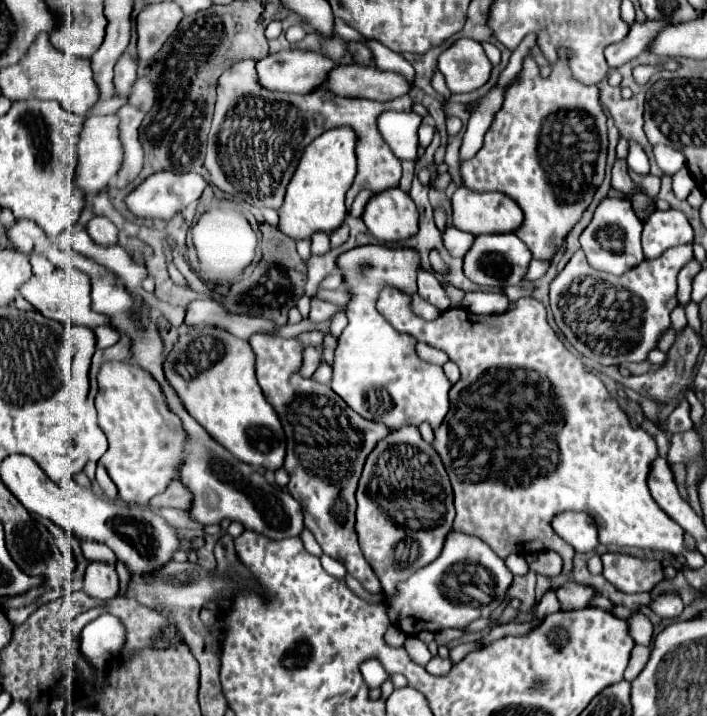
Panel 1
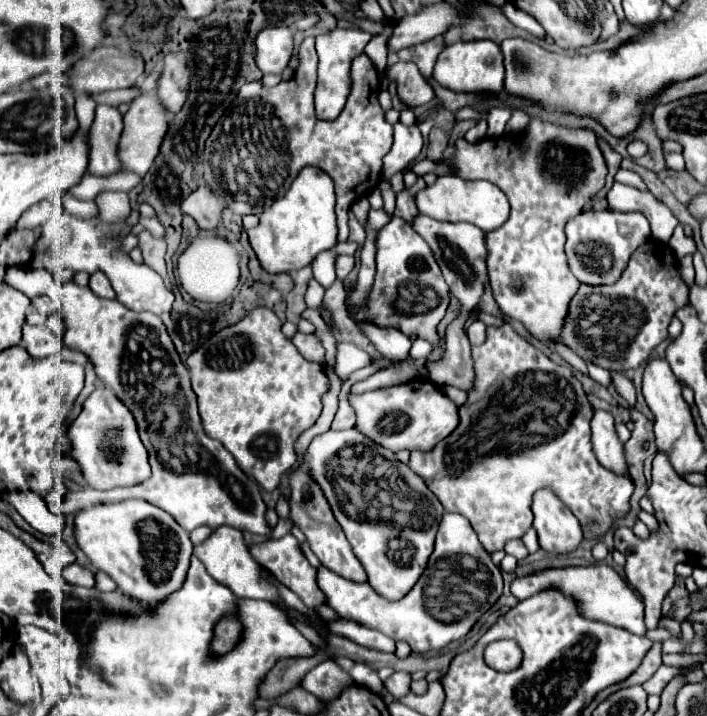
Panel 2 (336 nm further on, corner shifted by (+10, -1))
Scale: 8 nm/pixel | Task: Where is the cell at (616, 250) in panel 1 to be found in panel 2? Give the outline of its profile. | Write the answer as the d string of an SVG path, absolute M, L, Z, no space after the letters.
M610 210L582 212L572 220L568 220L566 224L568 266L582 284L590 284L590 286L614 284L624 272L630 254L648 236L650 236L650 224L638 212L630 212L630 214L610 212Z

